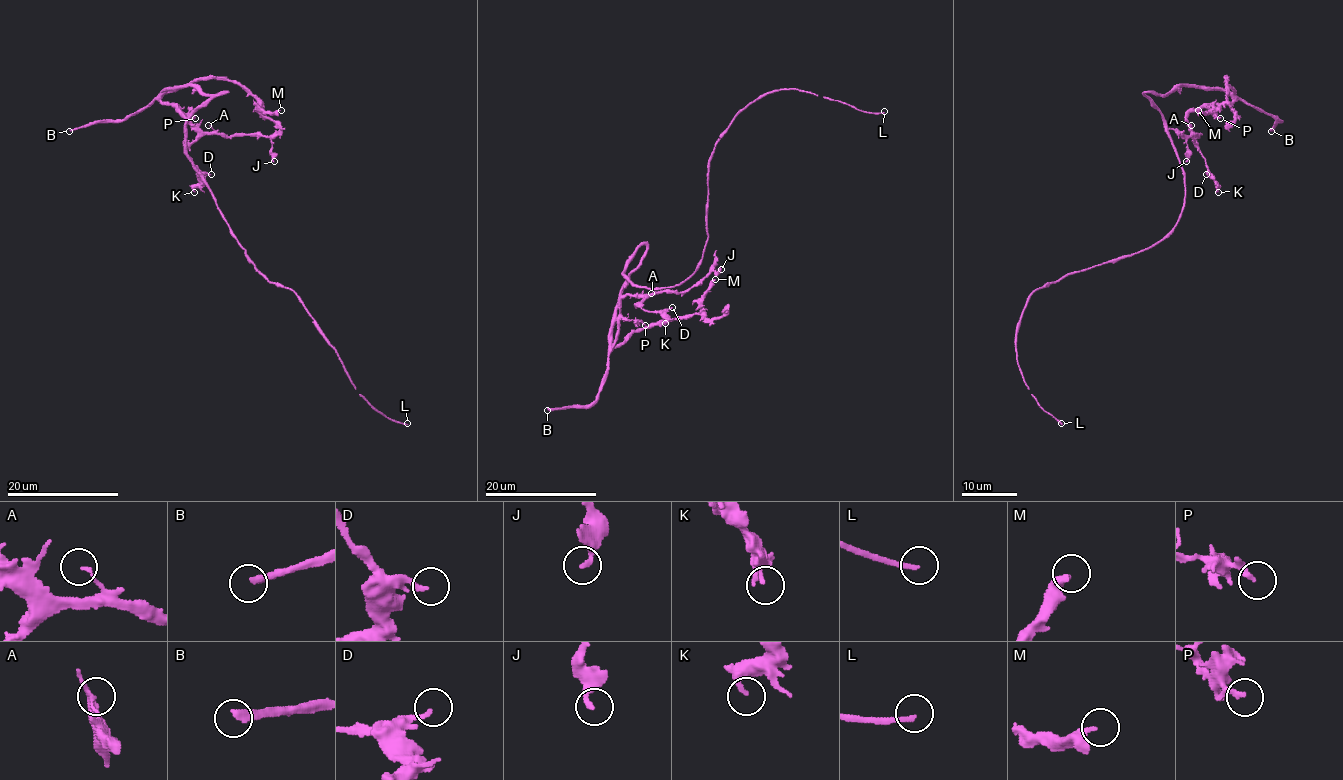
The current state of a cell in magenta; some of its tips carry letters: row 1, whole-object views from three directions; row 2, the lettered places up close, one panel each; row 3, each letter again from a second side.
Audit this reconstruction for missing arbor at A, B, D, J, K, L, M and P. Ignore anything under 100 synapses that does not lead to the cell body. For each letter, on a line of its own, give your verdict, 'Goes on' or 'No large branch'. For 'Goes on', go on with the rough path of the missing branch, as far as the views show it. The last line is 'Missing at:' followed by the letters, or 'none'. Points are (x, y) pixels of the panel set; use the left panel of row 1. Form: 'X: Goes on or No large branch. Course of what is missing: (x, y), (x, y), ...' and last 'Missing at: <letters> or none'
A: No large branch
B: Goes on
D: No large branch
J: No large branch
K: No large branch
L: No large branch
M: No large branch
P: No large branch
Missing at: B

